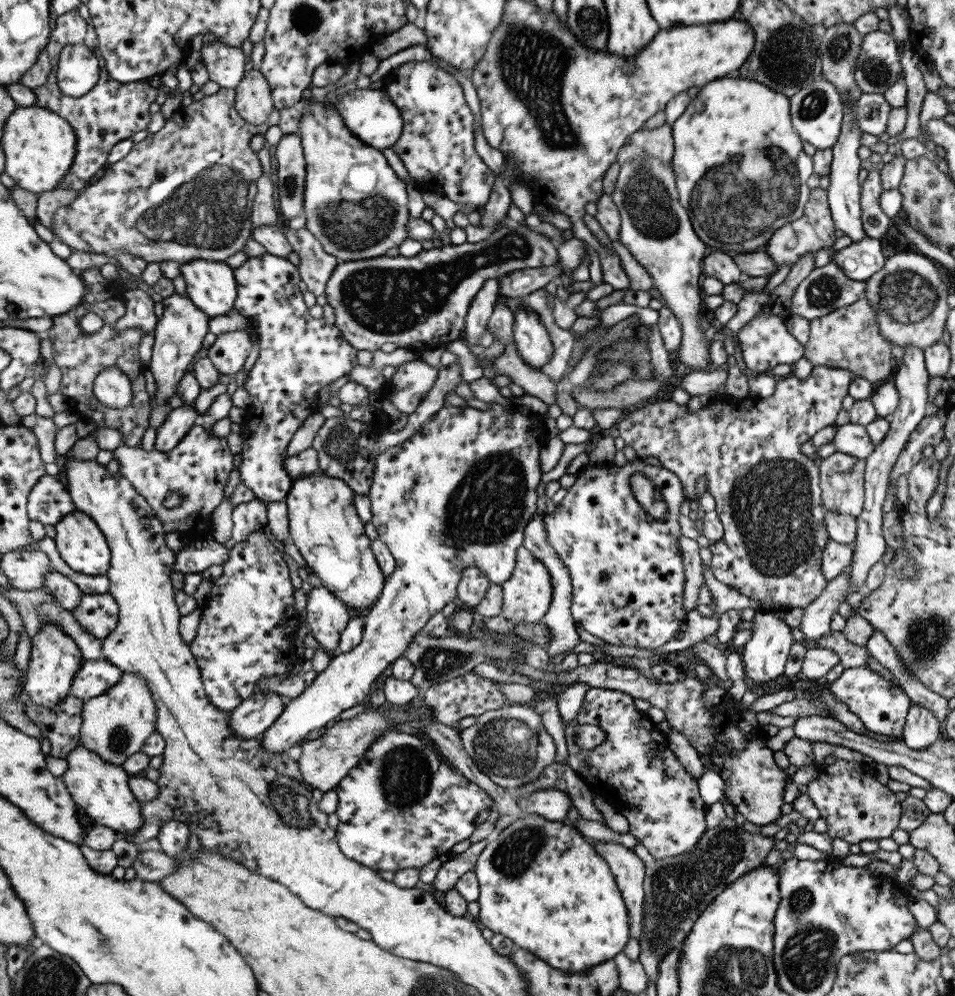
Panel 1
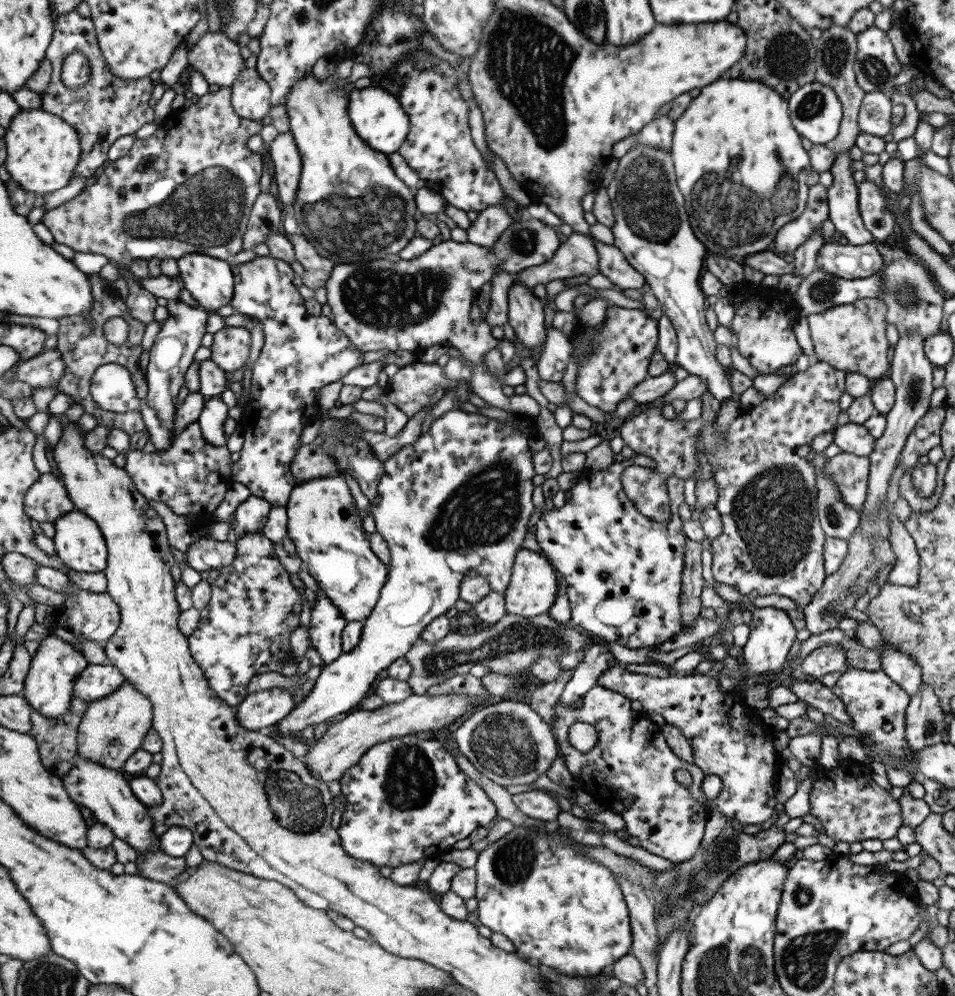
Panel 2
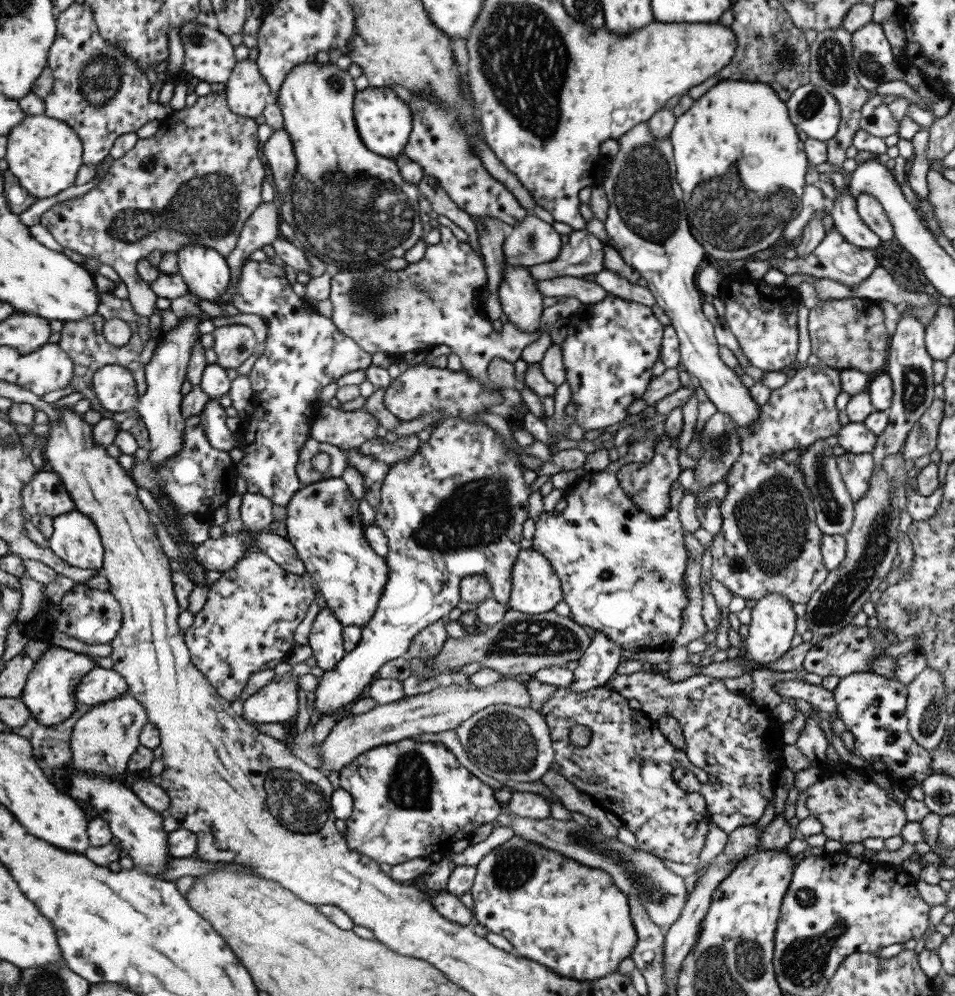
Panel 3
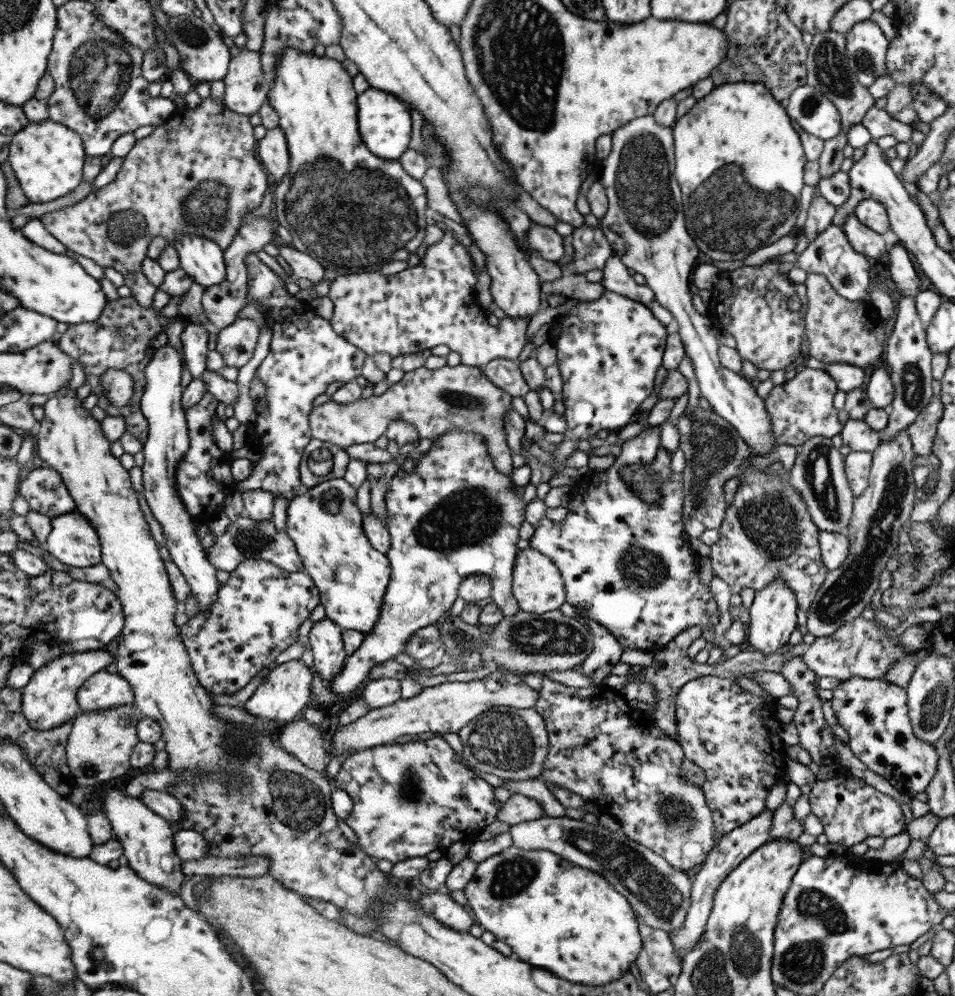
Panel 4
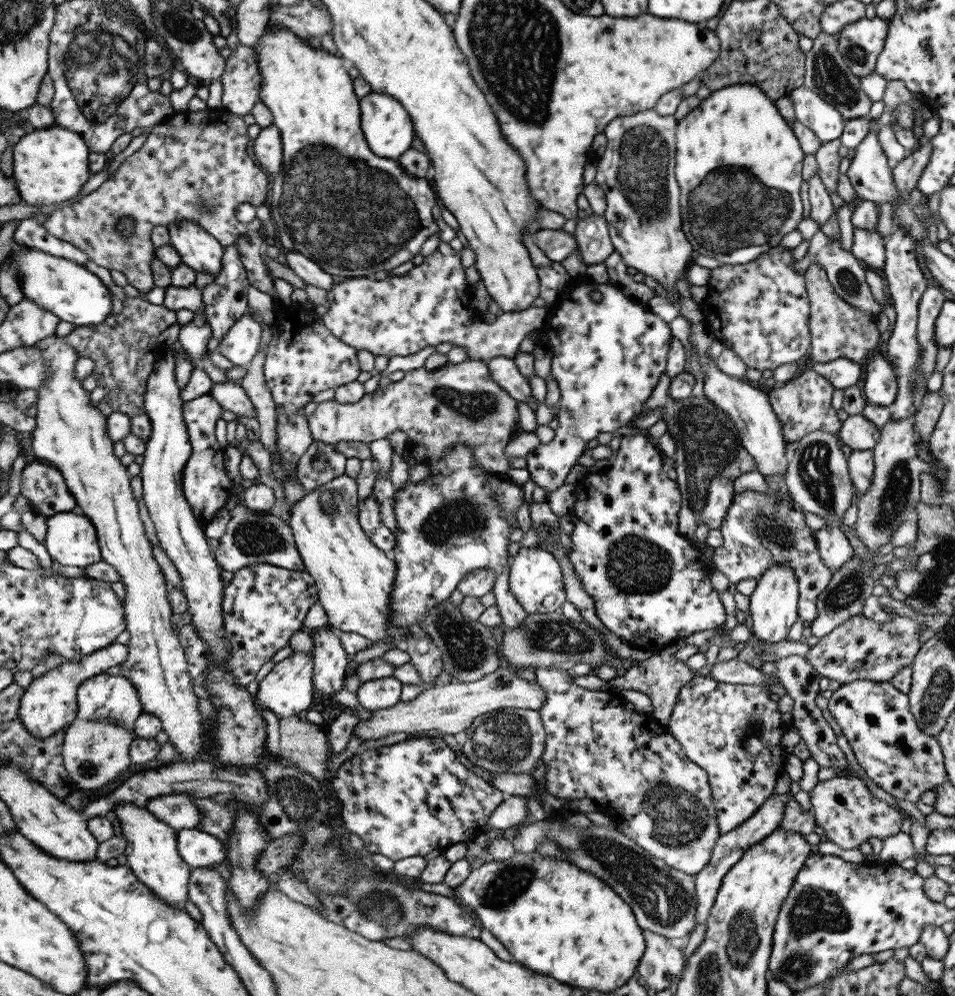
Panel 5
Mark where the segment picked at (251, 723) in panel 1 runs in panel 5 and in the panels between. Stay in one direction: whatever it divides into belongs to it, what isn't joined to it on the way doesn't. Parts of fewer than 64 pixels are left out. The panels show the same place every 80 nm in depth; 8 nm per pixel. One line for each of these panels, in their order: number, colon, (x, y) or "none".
2: (264, 708)
3: (276, 701)
4: (282, 694)
5: (286, 689)

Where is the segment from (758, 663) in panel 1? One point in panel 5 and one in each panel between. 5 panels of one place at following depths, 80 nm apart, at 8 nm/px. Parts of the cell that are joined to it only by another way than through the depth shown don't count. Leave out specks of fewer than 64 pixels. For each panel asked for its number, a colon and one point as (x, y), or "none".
2: (771, 634)
3: (772, 624)
4: (772, 615)
5: (772, 605)

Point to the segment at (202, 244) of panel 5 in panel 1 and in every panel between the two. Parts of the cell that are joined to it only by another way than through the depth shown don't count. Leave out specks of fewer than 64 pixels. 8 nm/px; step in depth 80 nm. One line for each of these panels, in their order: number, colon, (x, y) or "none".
1: (210, 284)
2: (210, 281)
3: (205, 270)
4: (202, 258)

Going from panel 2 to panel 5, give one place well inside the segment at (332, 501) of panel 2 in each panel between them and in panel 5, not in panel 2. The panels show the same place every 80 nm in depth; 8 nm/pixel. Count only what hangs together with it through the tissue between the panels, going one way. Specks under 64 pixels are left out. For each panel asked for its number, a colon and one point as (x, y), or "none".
3: (322, 521)
4: (324, 524)
5: (353, 579)

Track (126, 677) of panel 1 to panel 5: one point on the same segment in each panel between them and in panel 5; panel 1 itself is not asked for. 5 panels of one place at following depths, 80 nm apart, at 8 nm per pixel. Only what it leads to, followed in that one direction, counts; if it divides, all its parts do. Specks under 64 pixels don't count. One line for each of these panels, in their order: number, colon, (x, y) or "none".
2: (113, 729)
3: (104, 740)
4: (101, 744)
5: (95, 751)

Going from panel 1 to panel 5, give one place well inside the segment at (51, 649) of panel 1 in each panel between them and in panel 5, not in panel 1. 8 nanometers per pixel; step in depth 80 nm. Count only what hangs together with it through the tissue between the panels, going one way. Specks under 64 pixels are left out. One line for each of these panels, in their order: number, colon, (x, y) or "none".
2: (50, 685)
3: (51, 691)
4: (50, 699)
5: (50, 704)

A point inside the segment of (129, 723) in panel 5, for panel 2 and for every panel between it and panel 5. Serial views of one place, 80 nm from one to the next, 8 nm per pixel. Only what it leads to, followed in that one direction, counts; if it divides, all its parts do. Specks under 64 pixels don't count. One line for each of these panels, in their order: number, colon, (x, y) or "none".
2: (99, 680)
3: (101, 685)
4: (106, 690)

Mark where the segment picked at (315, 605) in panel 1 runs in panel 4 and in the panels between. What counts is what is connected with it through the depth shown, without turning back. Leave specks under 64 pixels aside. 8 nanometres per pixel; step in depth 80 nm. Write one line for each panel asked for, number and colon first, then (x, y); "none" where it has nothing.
2: (325, 625)
3: (325, 636)
4: (328, 655)

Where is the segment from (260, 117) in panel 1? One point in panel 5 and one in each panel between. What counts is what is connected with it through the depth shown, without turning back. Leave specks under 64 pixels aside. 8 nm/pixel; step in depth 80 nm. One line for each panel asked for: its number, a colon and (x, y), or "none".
2: (250, 95)
3: (247, 93)
4: (246, 86)
5: (240, 80)

